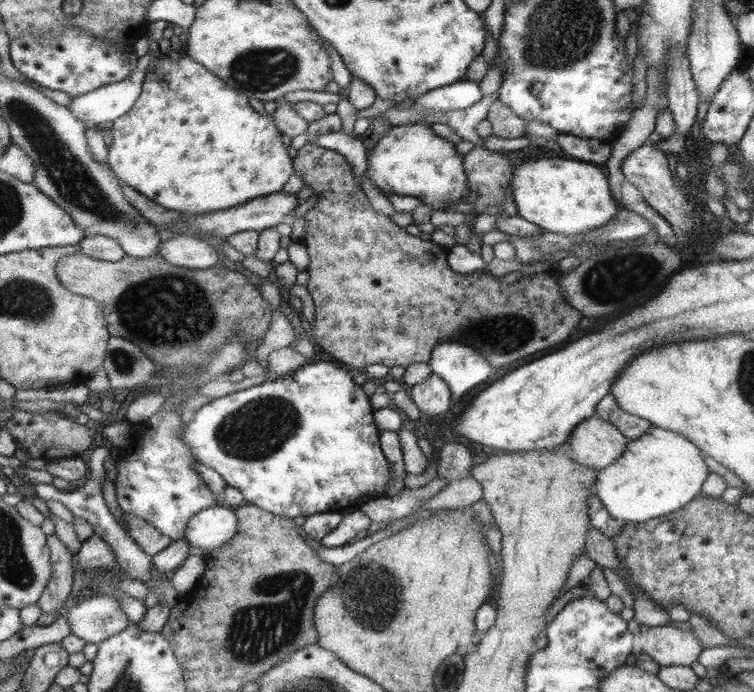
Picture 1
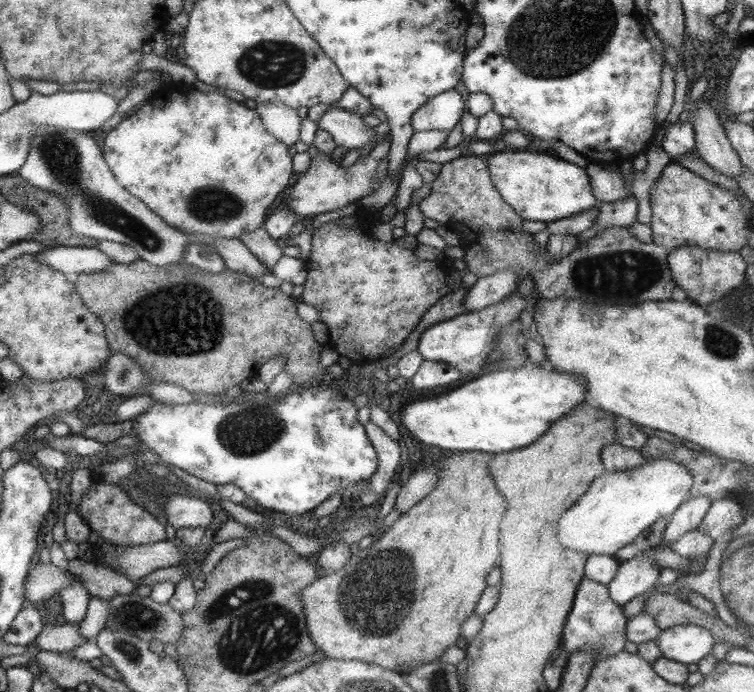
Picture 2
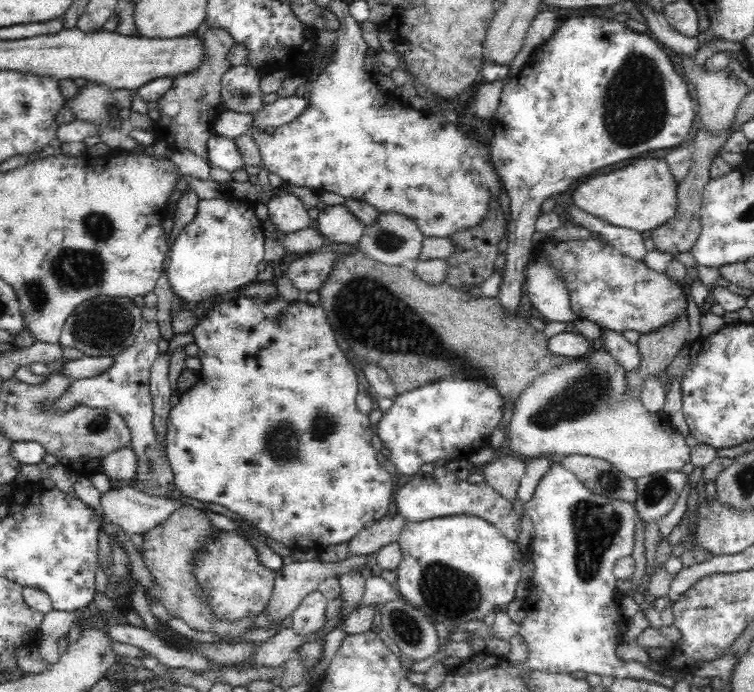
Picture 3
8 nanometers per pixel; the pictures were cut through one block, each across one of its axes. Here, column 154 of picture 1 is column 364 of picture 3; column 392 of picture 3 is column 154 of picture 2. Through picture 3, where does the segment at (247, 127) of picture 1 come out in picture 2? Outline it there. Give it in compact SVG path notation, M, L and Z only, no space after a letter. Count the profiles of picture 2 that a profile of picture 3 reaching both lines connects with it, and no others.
M175 88L157 92L141 110L125 116L103 138L103 158L117 182L147 210L163 218L171 228L183 234L199 234L209 238L241 238L247 232L263 228L267 210L273 206L281 190L289 186L291 156L289 146L267 134L257 112L233 102L223 92L199 92L191 88Z

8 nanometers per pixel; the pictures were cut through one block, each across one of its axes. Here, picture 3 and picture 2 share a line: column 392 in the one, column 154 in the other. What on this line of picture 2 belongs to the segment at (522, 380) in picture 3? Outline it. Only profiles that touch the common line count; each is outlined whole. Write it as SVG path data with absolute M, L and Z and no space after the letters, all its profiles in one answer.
M137 258L137 262L131 262L131 264L113 264L111 268L103 270L103 272L81 274L73 284L75 284L83 304L105 324L105 336L107 336L111 354L129 356L155 382L167 382L167 384L171 384L175 388L185 388L191 396L199 396L199 394L201 396L203 394L225 394L227 388L239 386L243 380L255 382L257 380L257 372L263 368L265 362L269 362L271 358L283 356L285 358L285 372L291 376L291 382L293 382L295 390L303 388L303 386L311 386L311 384L323 384L325 372L323 372L323 364L321 364L321 358L319 358L321 346L315 342L309 324L303 322L295 314L295 304L291 302L291 296L285 296L279 288L263 286L253 276L247 276L247 274L241 274L241 272L233 272L233 270L223 270L219 274L211 274L211 272L203 272L199 268L193 268L191 264L187 264L187 274L183 272L179 276L179 266L153 266L153 264Z

